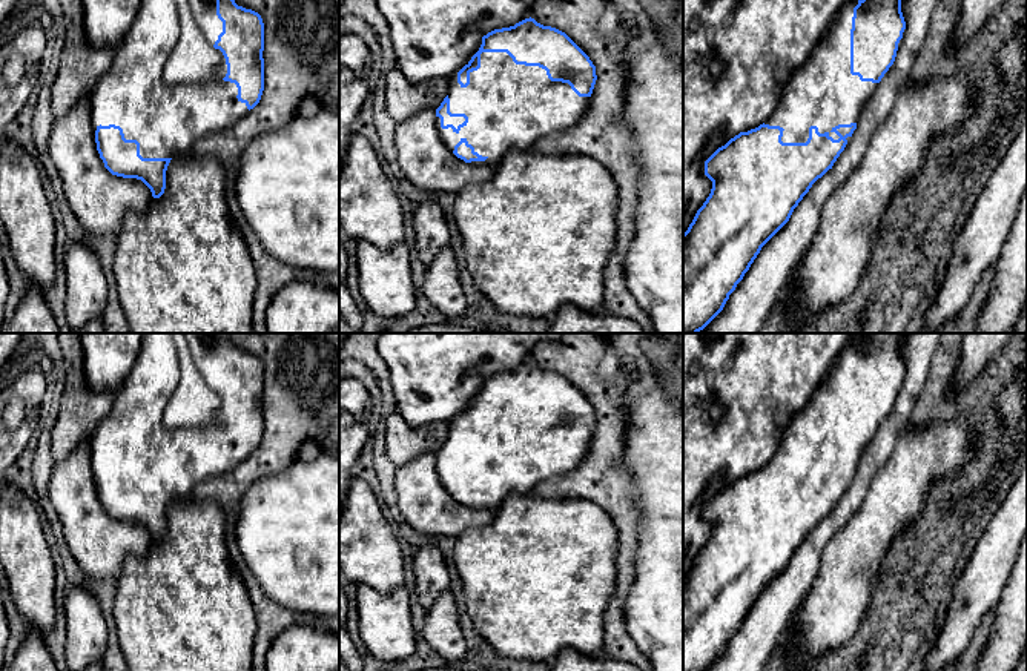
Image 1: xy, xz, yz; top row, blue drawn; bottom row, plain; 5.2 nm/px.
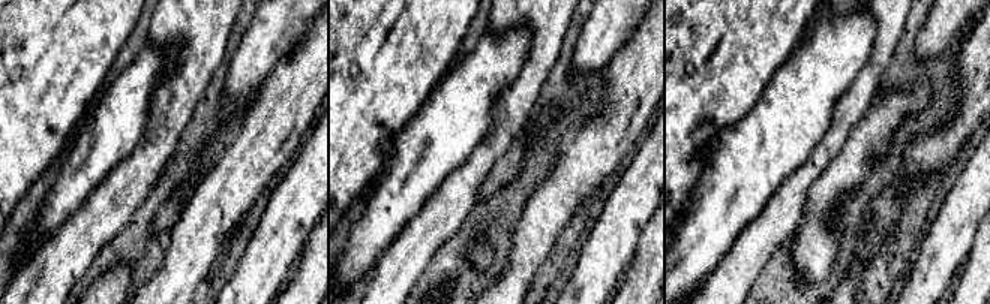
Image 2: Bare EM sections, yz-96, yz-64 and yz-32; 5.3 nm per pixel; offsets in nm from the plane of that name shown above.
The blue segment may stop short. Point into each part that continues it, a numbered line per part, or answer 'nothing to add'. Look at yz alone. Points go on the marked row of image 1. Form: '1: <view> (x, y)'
1: yz (822, 92)

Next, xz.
1: xz (510, 106)

